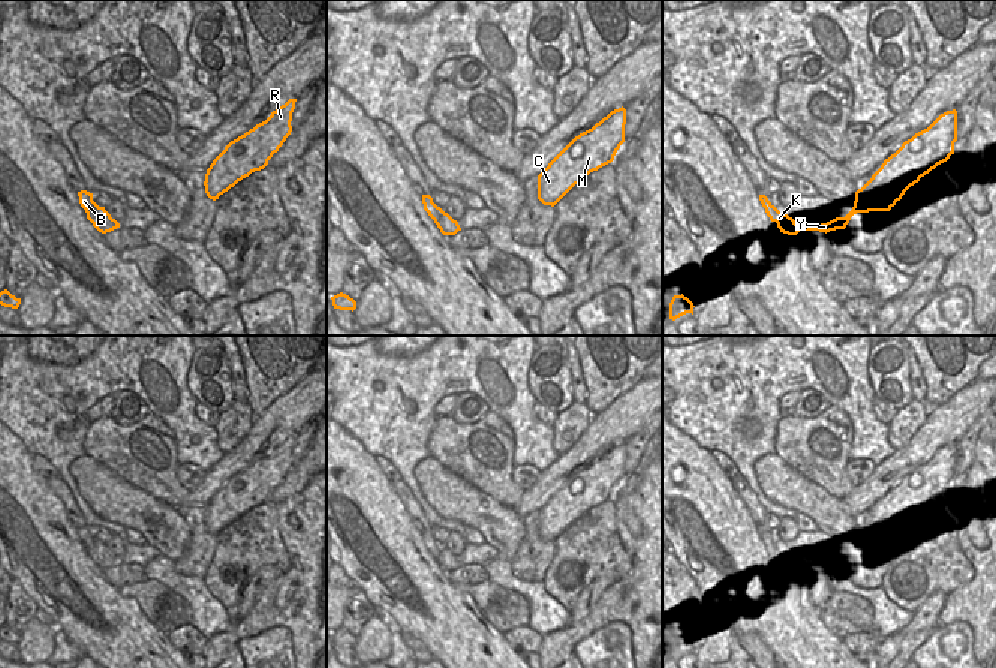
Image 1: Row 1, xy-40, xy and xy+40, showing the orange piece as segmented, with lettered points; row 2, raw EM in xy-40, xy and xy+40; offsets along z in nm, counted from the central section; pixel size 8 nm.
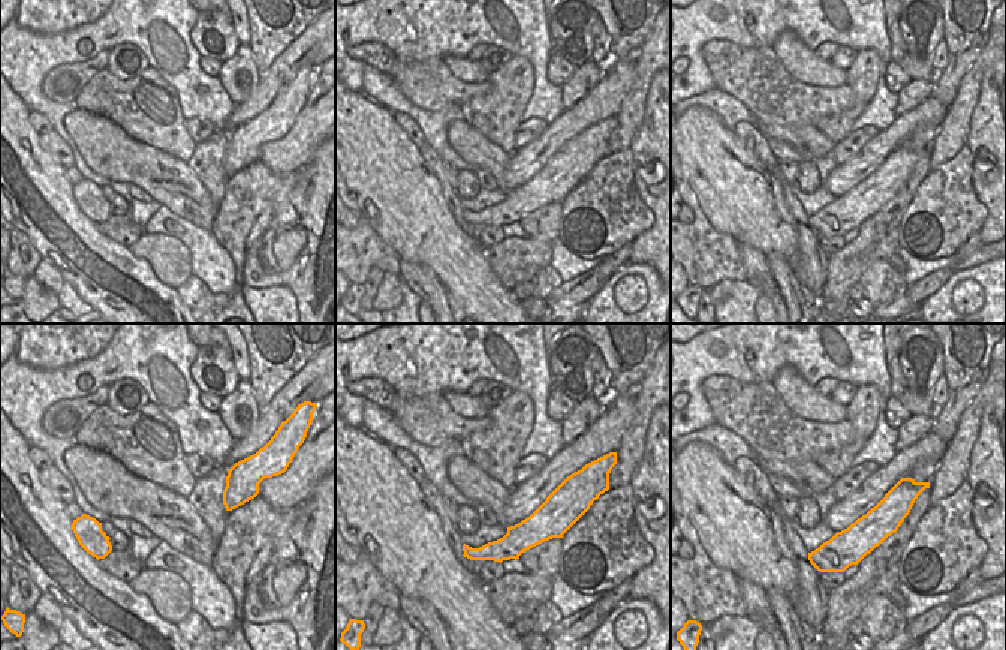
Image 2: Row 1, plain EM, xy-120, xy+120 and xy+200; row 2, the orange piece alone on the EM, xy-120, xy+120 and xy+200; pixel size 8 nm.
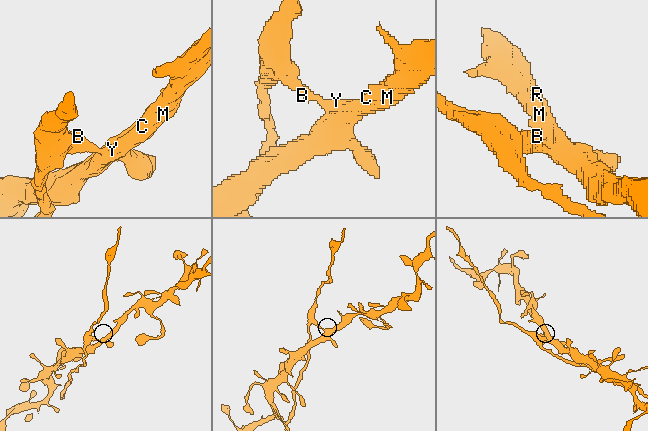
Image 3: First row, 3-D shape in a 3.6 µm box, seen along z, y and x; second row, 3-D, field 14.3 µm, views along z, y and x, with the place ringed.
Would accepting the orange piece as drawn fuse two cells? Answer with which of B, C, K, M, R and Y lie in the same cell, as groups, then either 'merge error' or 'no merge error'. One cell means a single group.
B K / C M R Y | merge error

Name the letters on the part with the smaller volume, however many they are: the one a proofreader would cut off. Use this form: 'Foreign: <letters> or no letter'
Foreign: B, K

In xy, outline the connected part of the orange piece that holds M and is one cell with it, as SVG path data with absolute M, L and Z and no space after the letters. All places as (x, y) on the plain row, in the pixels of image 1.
M622 442L575 472L538 511L538 535L554 542L586 511L611 499L625 478L625 460Z

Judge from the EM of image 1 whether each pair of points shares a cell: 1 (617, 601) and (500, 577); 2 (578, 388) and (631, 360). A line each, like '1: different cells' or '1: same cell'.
1: different cells
2: different cells

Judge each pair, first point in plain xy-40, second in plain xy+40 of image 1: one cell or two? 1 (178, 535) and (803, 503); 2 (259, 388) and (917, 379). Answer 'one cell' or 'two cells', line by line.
1: one cell
2: two cells

